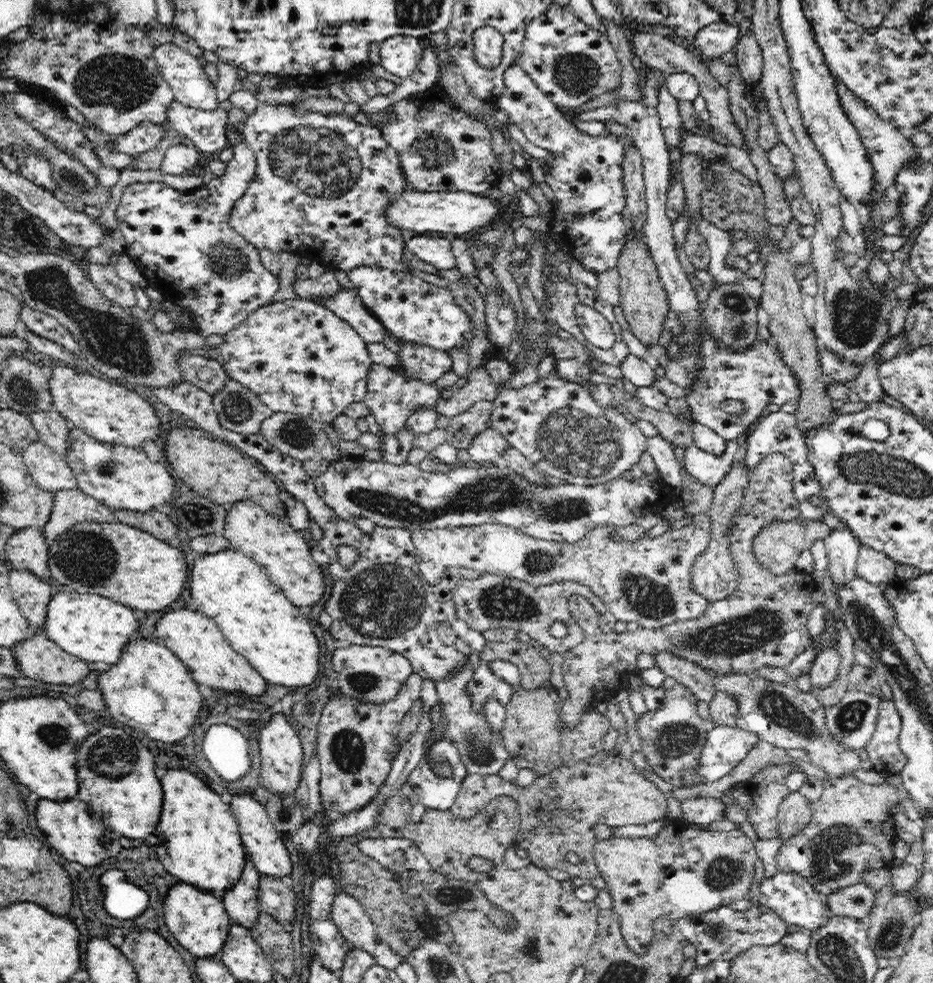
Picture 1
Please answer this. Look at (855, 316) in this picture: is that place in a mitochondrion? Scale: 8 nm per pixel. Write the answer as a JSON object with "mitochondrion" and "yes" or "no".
{"mitochondrion":"yes"}

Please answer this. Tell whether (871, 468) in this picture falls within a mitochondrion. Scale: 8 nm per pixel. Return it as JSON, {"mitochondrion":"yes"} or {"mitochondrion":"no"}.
{"mitochondrion":"yes"}

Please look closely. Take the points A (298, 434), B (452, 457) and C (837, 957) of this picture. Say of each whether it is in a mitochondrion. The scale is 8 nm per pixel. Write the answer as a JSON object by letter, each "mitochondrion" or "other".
{"A":"mitochondrion","B":"other","C":"mitochondrion"}

